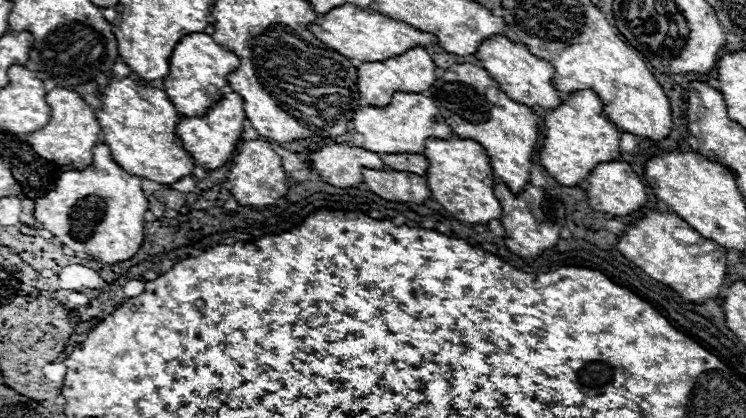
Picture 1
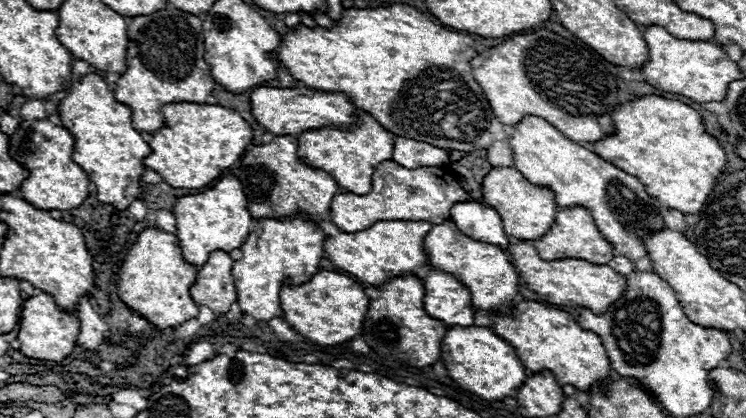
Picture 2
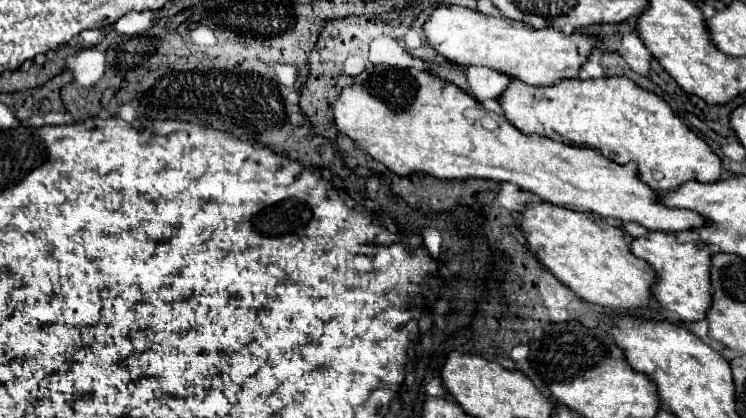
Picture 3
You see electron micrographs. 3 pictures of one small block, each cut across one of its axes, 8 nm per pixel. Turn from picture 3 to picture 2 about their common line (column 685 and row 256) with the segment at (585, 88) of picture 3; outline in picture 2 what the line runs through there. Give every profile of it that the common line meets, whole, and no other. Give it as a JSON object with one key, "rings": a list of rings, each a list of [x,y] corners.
{"rings":[[[144,228],[128,248],[118,272],[118,298],[144,320],[158,328],[174,328],[196,318],[198,306],[190,296],[190,284],[198,268],[182,258],[178,236],[160,228]]]}

